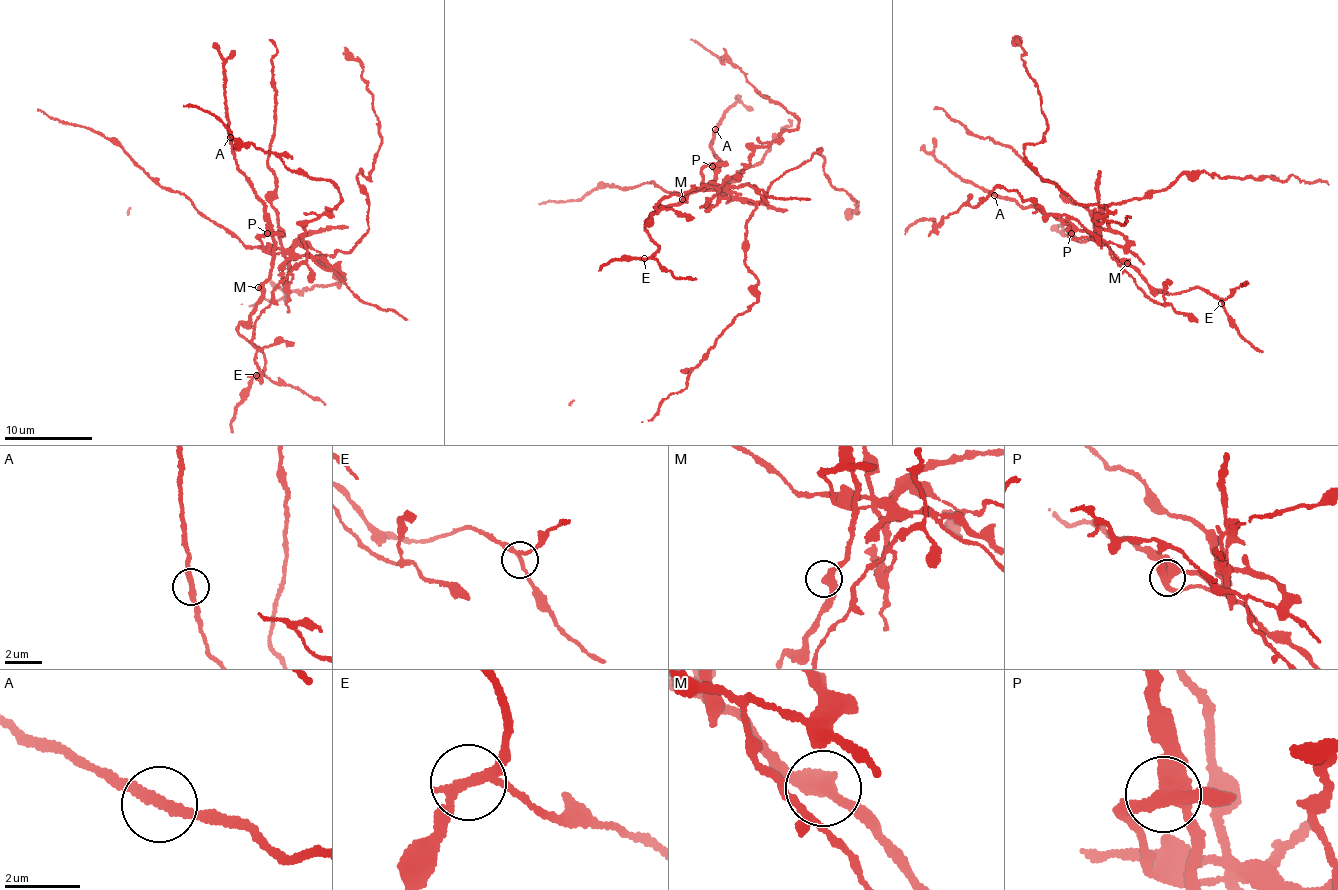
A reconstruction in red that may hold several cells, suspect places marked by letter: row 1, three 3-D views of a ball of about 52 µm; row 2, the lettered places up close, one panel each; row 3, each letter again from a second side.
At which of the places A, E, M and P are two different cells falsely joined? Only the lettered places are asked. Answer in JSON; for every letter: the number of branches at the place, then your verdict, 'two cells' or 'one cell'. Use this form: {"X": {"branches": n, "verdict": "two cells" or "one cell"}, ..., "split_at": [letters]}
{"A": {"branches": 2, "verdict": "one cell"}, "E": {"branches": 3, "verdict": "two cells"}, "M": {"branches": 2, "verdict": "one cell"}, "P": {"branches": 4, "verdict": "two cells"}, "split_at": ["E", "P"]}

